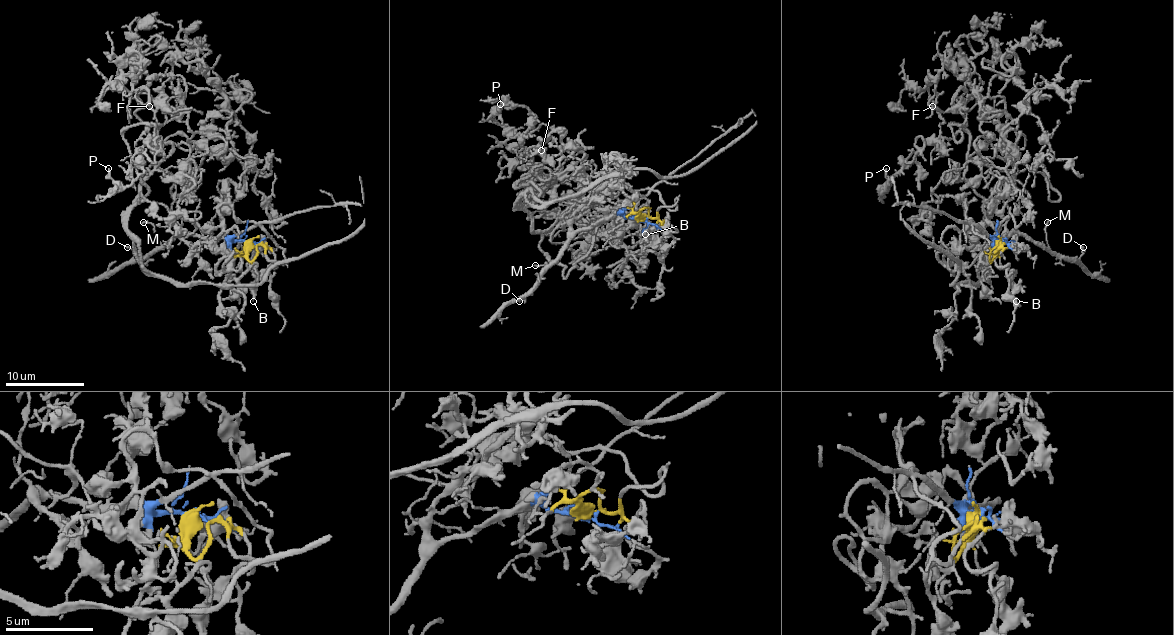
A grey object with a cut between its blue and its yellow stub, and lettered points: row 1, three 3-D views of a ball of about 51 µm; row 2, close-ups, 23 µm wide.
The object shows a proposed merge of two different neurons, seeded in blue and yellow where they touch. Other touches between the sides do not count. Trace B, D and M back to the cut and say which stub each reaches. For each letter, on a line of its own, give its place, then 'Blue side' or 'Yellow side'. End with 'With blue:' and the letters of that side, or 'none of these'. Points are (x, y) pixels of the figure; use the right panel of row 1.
B: Place: (1016, 301). Yellow side
D: Place: (1083, 247). Blue side
M: Place: (1047, 222). Blue side
With blue: D, M

